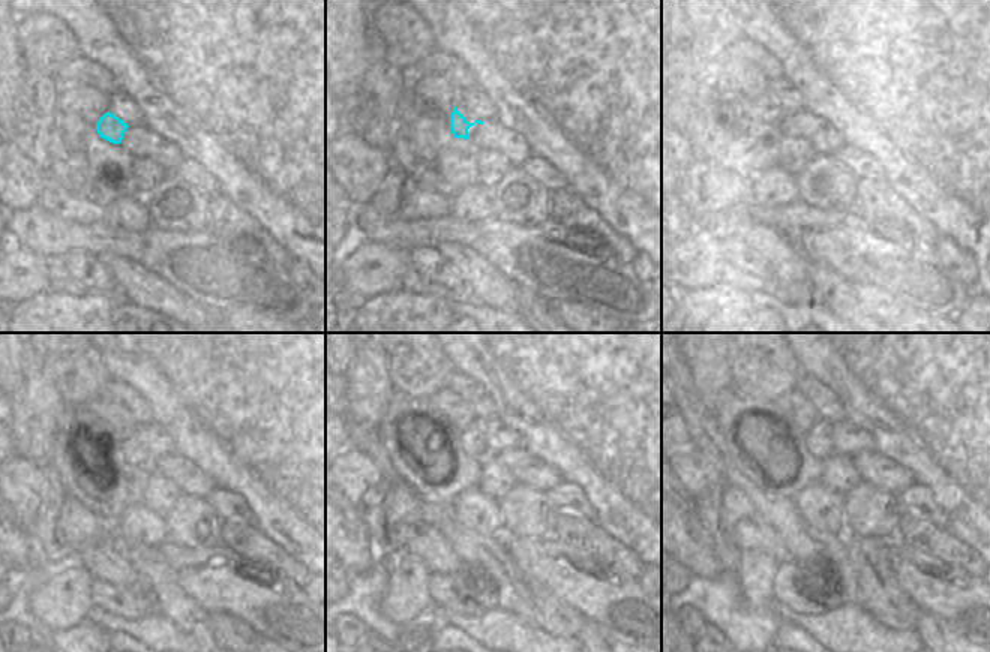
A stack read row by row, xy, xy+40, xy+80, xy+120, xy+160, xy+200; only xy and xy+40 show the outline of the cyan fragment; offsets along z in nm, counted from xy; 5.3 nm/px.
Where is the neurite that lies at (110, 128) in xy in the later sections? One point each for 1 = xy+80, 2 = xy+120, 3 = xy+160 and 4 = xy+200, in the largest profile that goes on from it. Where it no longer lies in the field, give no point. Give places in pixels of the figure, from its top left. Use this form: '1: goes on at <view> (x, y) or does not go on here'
1: goes on at xy+80 (797, 107)
2: goes on at xy+120 (135, 450)
3: goes on at xy+160 (473, 438)
4: goes on at xy+200 (818, 439)

